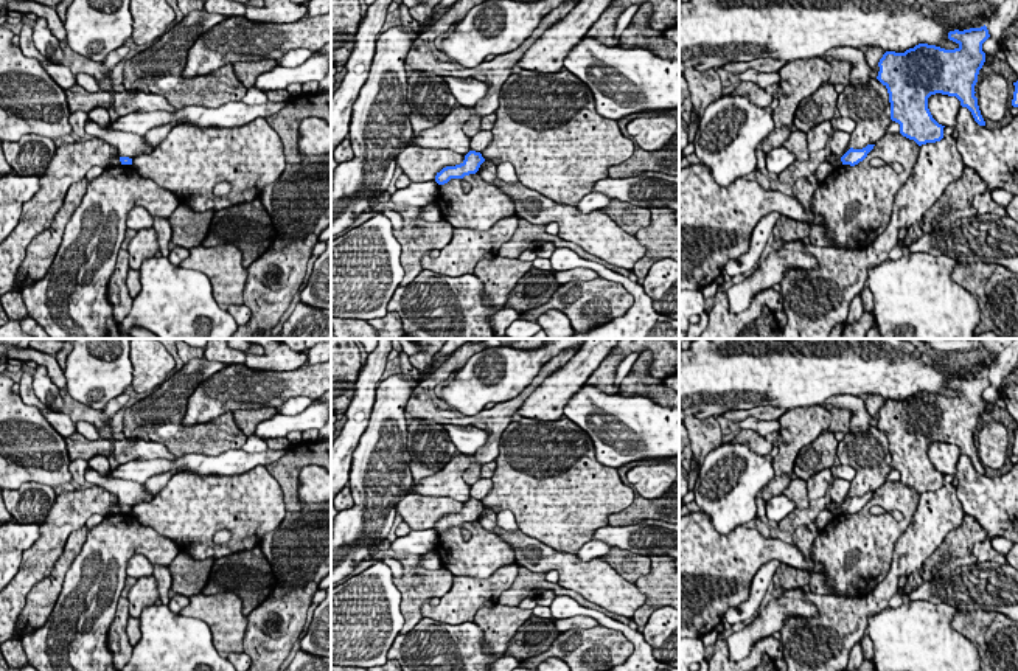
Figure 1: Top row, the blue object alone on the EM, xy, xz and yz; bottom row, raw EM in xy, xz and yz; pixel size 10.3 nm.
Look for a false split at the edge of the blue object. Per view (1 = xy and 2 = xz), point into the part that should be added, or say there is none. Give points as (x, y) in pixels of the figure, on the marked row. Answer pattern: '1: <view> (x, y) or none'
1: none
2: none

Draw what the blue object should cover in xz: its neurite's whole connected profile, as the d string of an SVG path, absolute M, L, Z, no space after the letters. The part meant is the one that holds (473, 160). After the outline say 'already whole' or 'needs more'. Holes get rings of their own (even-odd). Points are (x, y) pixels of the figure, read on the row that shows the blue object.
M469 151L465 160L455 166L446 166L435 176L438 185L448 183L451 179L463 179L465 176L476 174L485 162L480 152Z; already whole

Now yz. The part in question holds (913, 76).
M987 26L954 30L948 39L959 47L945 50L919 43L905 53L886 51L878 62L877 79L887 89L891 120L900 124L900 134L919 146L943 138L943 127L929 109L928 98L936 93L956 96L979 126L981 115L974 85L985 62L982 43L990 37Z; already whole

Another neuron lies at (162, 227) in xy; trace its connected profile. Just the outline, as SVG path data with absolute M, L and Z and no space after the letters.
M154 216L152 228L157 235L159 252L162 253L162 256L168 258L173 233L169 219Z

